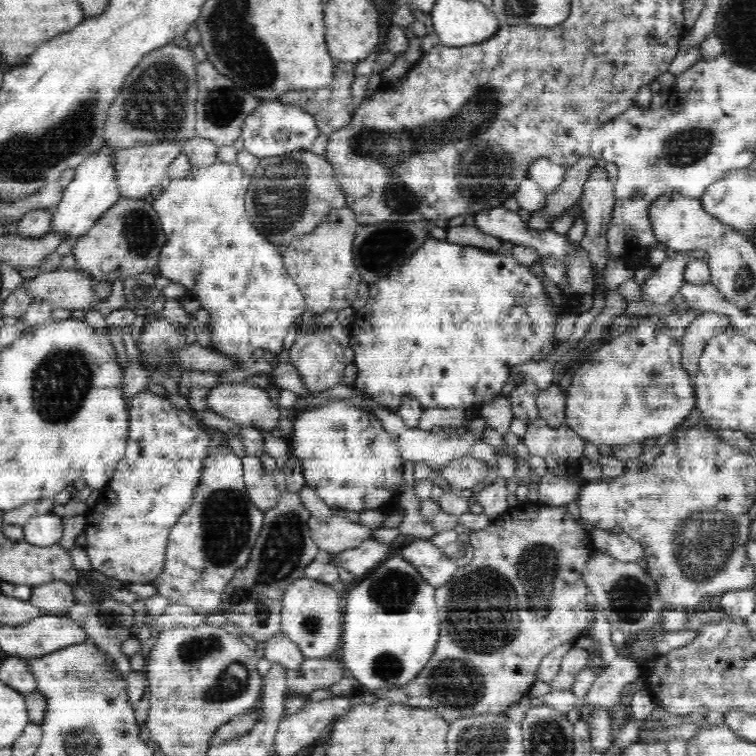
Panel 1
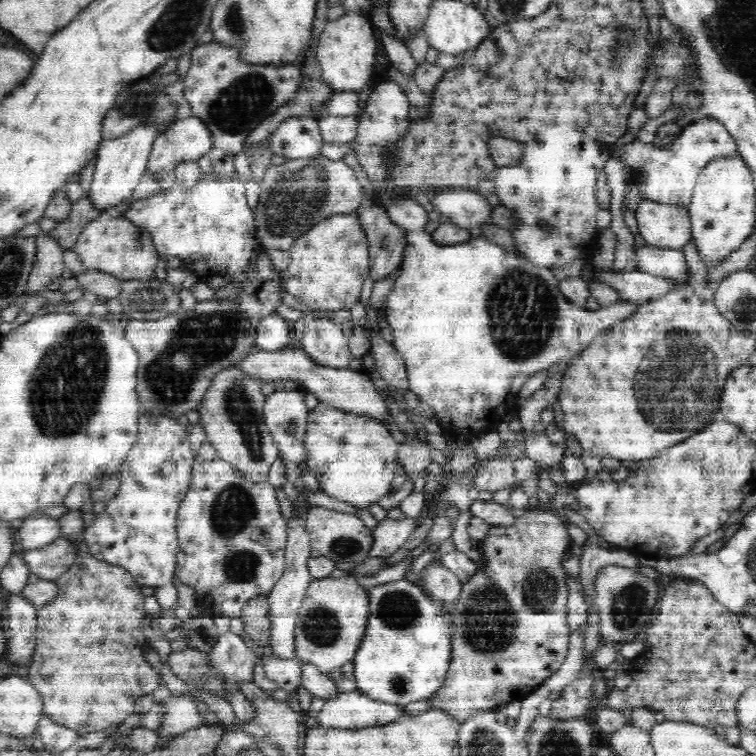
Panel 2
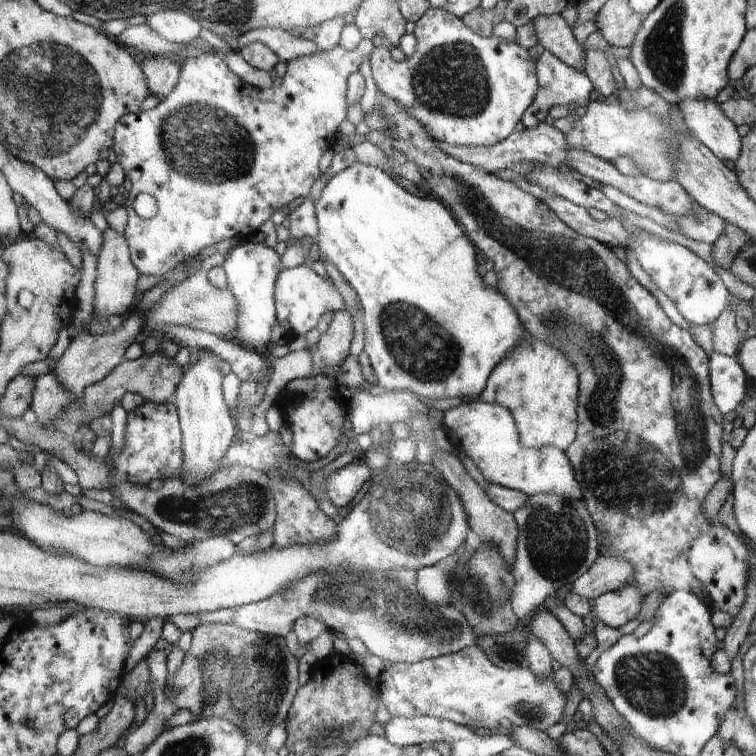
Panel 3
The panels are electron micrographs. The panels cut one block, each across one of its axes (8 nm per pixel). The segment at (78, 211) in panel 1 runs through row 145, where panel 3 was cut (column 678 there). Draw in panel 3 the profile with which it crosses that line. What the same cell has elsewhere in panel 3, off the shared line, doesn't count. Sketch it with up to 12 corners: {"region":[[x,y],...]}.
{"region":[[714,100],[677,105],[689,132],[720,160],[740,134]]}

